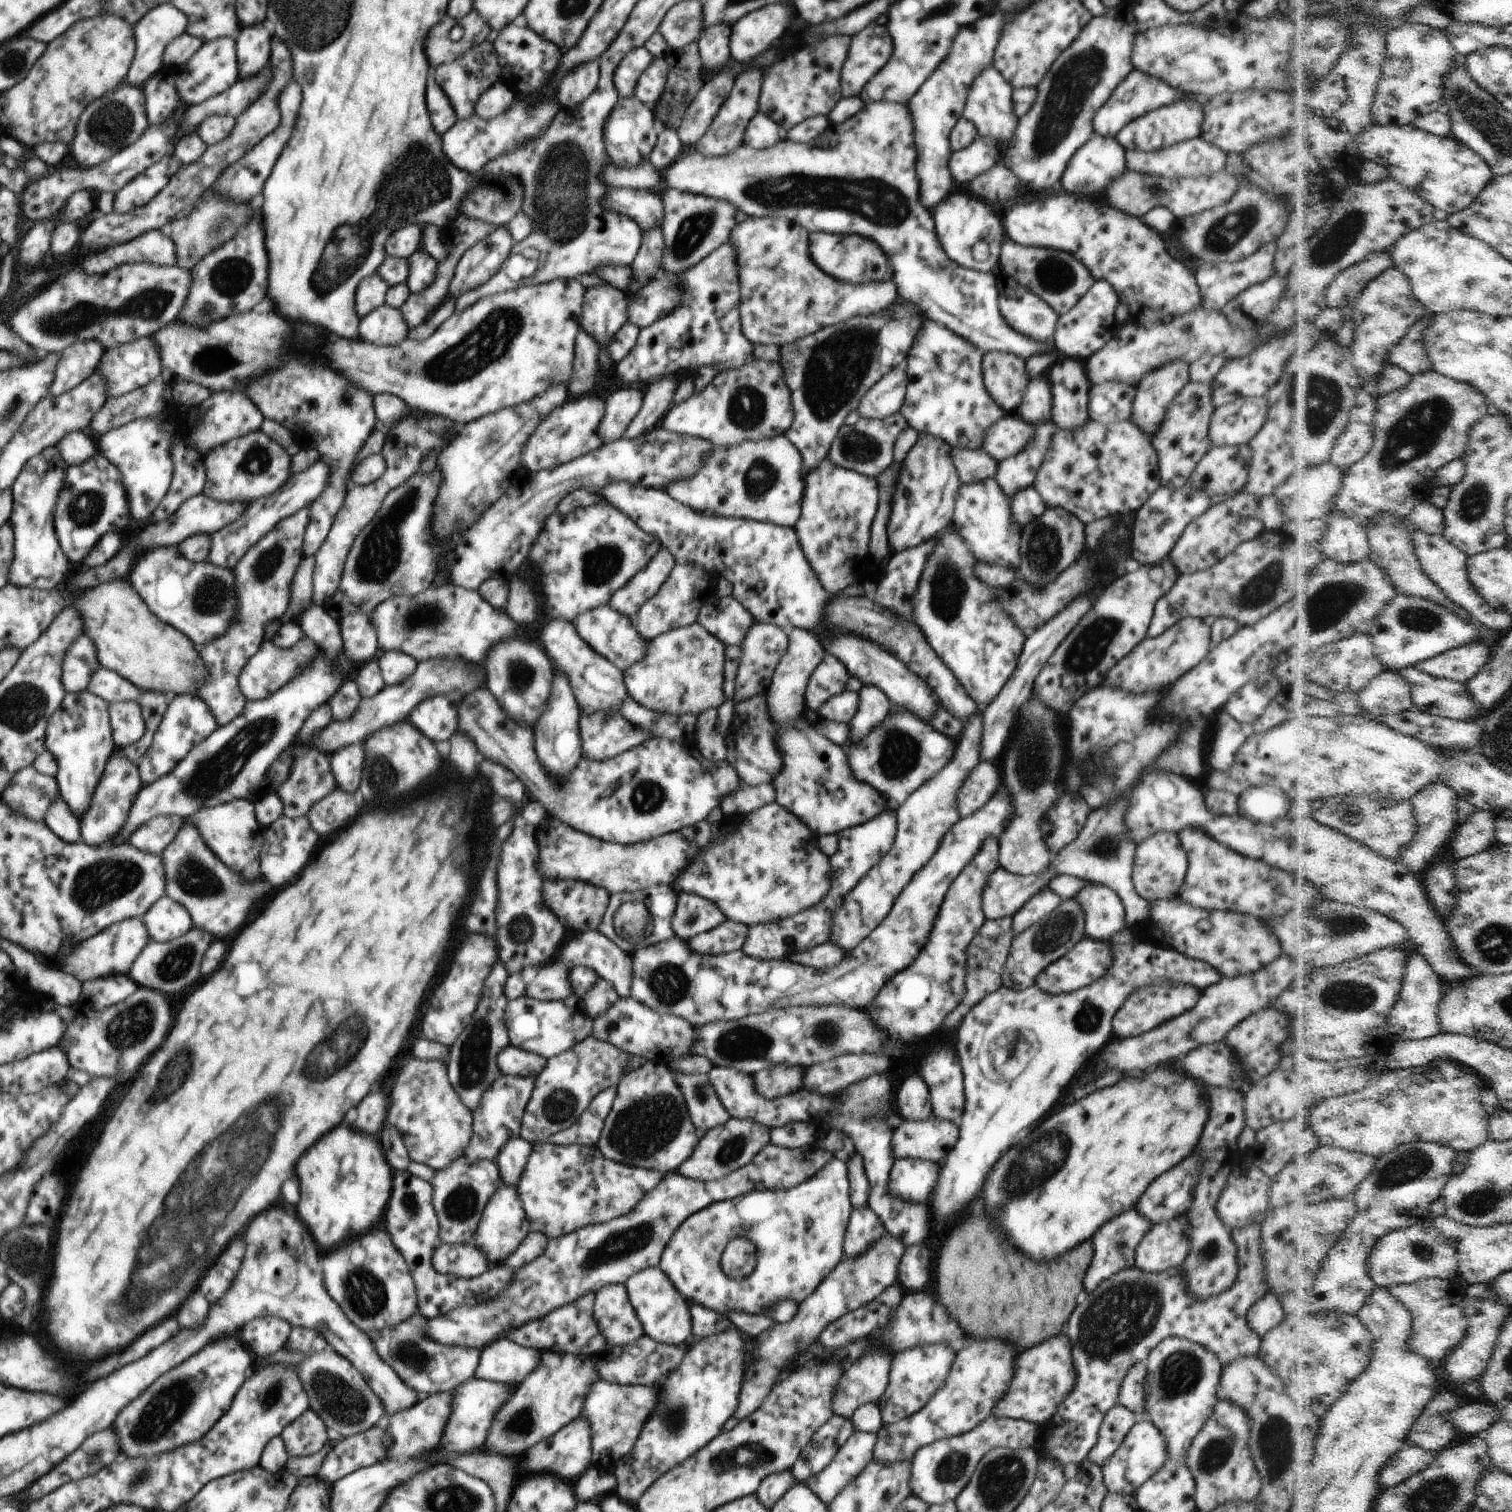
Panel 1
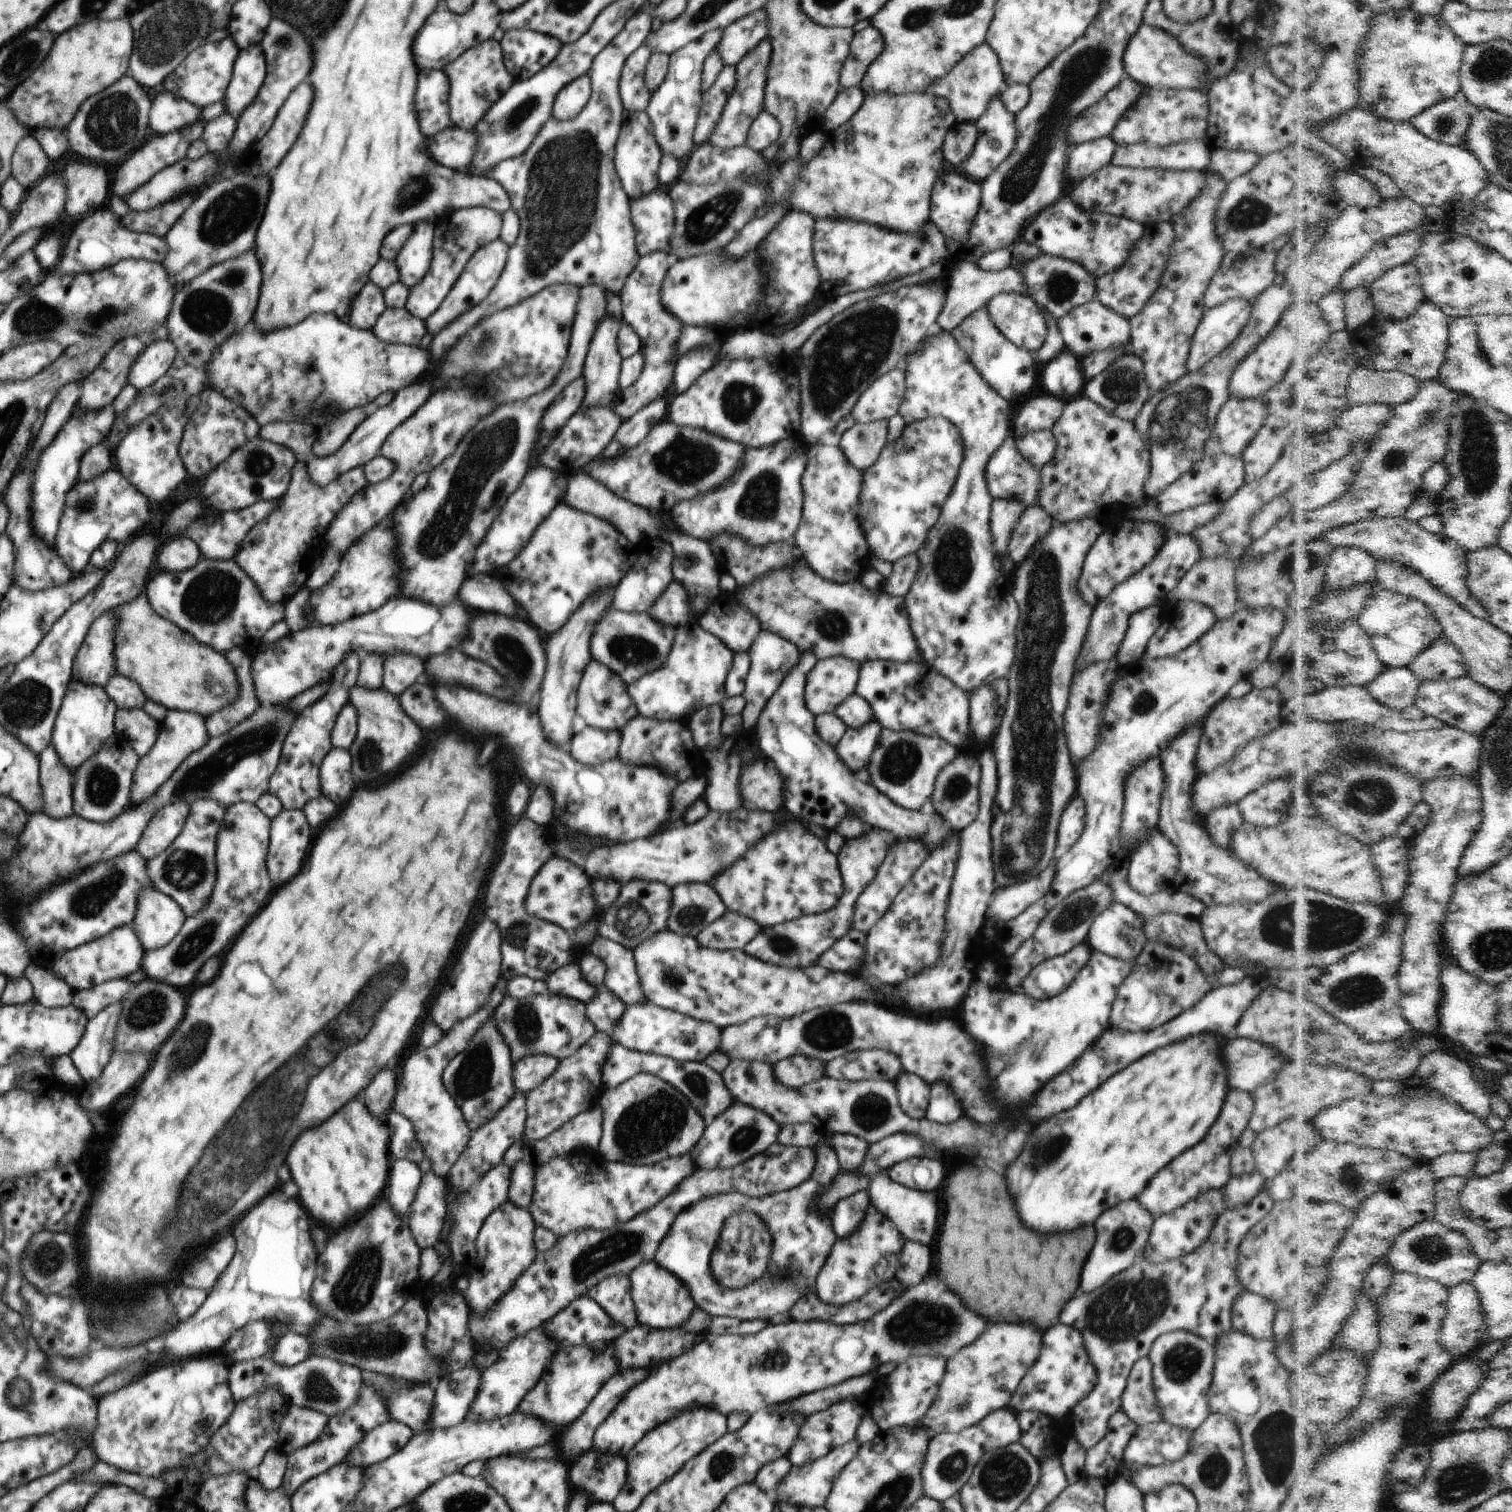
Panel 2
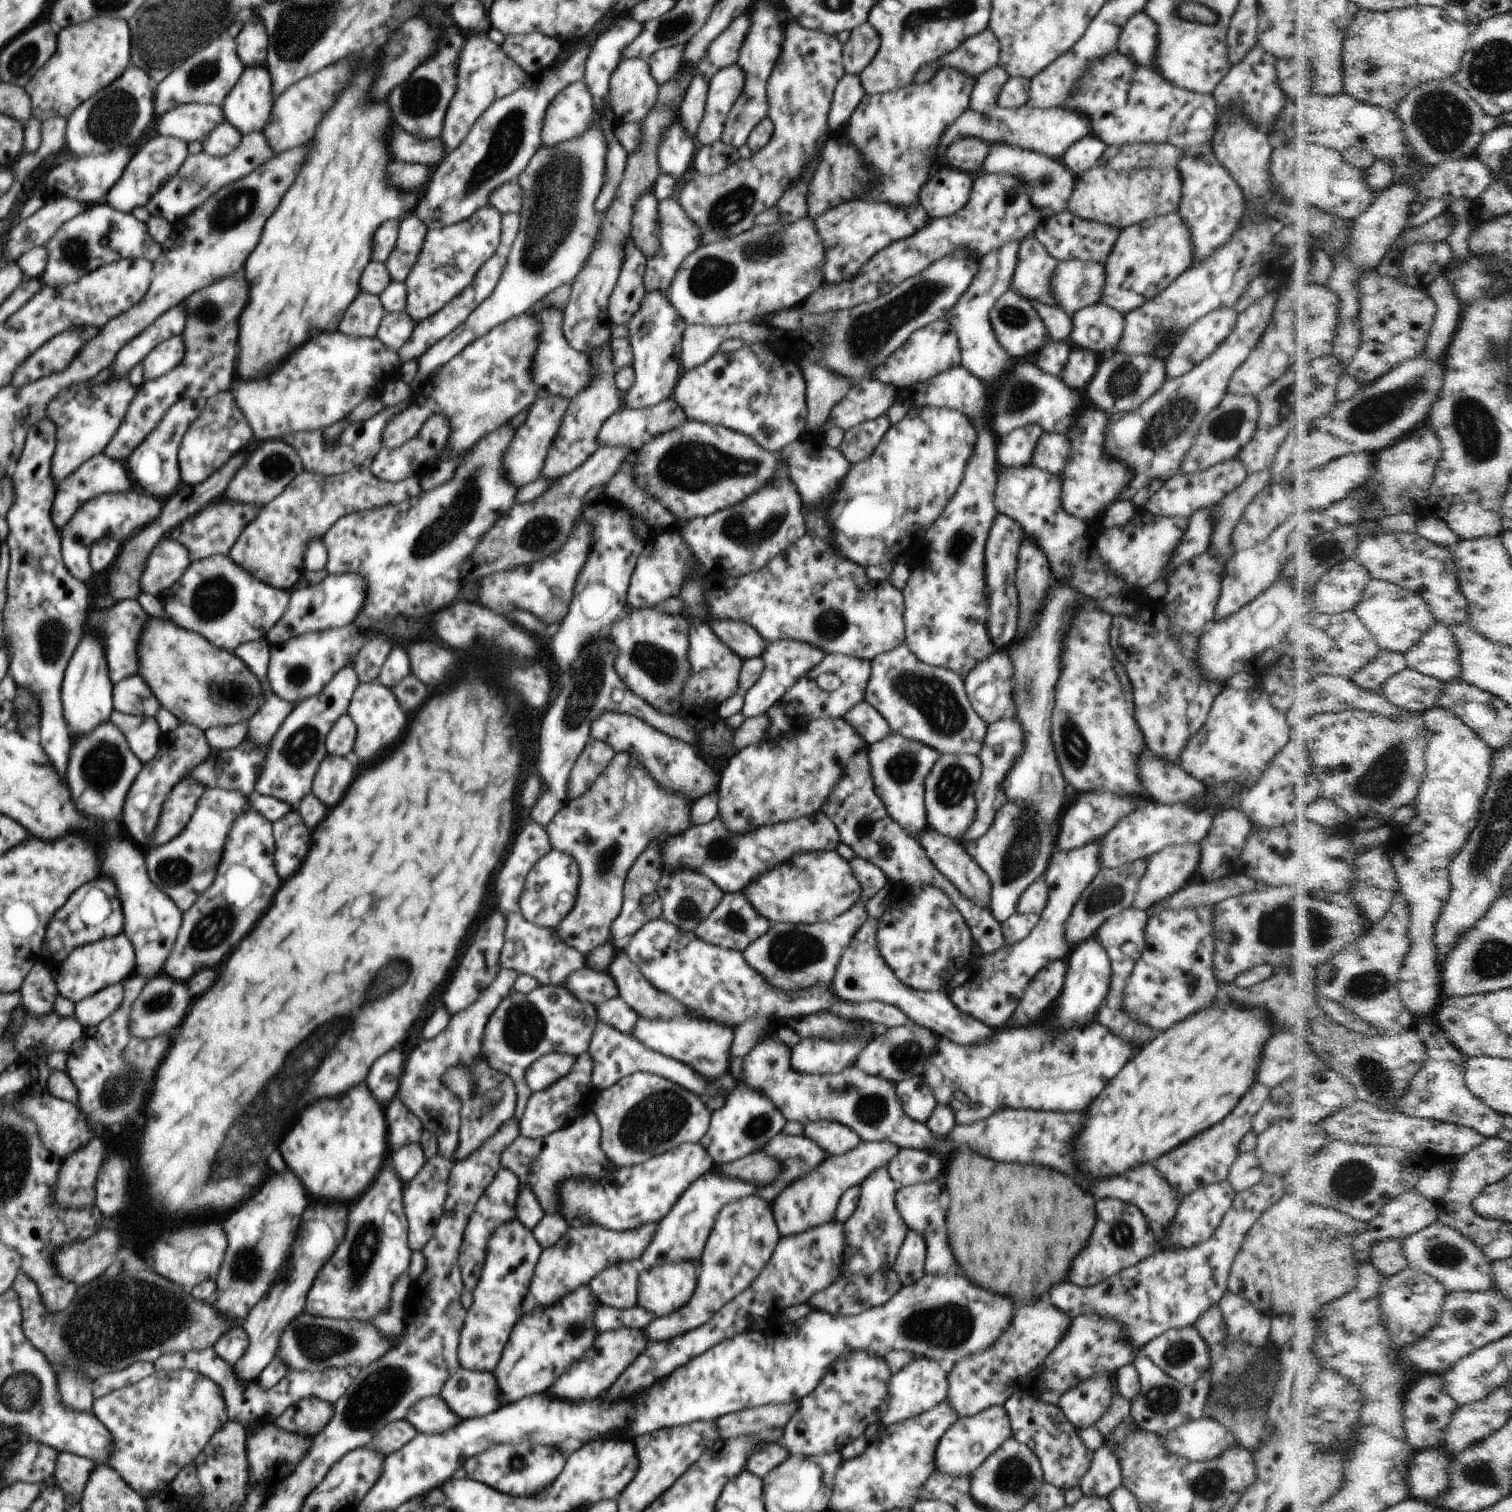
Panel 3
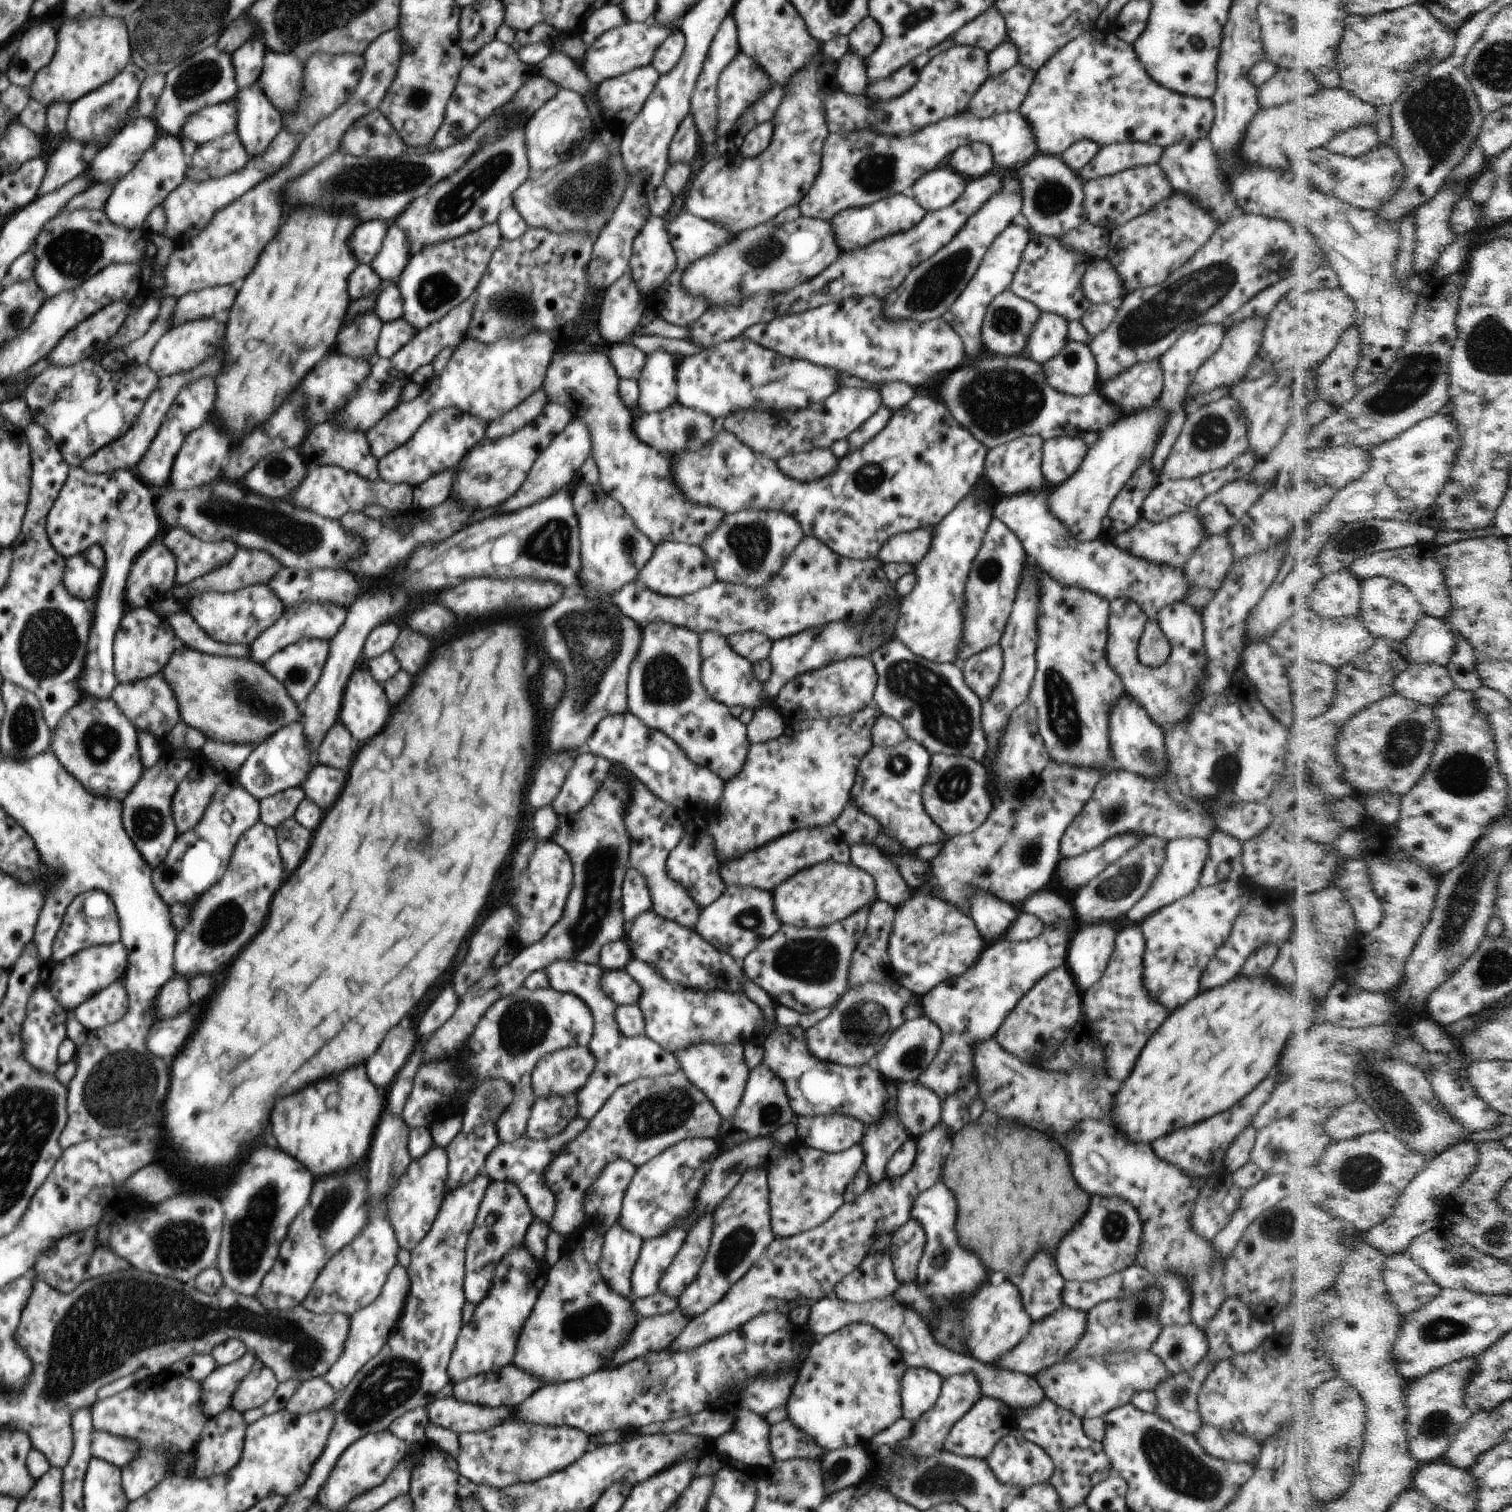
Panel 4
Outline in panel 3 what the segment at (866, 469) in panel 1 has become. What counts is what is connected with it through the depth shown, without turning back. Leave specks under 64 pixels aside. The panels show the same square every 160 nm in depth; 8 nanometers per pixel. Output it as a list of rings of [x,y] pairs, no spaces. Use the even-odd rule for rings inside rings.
[[[884,414],[873,421],[853,426],[845,431],[839,449],[851,463],[860,462],[874,450],[890,425],[889,418]]]

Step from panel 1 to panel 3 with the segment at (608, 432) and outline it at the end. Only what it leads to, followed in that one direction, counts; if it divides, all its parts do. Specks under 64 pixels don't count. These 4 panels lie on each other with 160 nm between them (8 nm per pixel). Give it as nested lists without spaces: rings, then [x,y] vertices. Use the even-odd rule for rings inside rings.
[[[658,291],[647,292],[640,304],[638,312],[626,324],[633,348],[632,368],[635,378],[622,399],[624,405],[631,409],[652,408],[672,396],[681,376],[679,362],[682,357],[683,332],[687,325],[668,299]]]

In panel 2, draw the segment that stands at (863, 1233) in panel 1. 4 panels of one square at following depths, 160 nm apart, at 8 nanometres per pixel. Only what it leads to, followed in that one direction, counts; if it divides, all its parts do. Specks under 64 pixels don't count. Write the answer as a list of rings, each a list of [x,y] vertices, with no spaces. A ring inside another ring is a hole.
[[[867,1190],[855,1192],[849,1197],[839,1200],[830,1212],[834,1232],[837,1237],[847,1237],[853,1234],[858,1225],[861,1225],[865,1212],[871,1202]]]

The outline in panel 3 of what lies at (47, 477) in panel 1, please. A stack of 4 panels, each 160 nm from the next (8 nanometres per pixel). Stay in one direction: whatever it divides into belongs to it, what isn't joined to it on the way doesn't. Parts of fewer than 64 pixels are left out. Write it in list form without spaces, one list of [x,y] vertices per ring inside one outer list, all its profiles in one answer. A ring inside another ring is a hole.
[[[128,377],[92,386],[85,383],[79,382],[62,389],[48,406],[46,418],[50,418],[57,426],[52,472],[58,485],[83,462],[103,452],[122,424],[129,404],[138,390]]]

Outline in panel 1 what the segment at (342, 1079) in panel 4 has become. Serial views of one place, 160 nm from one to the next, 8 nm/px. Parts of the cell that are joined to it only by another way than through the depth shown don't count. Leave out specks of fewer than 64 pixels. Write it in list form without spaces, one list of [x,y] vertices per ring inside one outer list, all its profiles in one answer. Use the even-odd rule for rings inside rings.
[[[338,1124],[302,1154],[296,1174],[302,1186],[296,1215],[322,1248],[334,1248],[336,1242],[345,1243],[384,1224],[394,1170],[374,1136]]]

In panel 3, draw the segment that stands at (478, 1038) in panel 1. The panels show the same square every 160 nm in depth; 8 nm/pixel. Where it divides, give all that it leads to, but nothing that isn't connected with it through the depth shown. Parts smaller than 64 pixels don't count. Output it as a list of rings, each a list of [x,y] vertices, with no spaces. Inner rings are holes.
[[[482,1054],[477,1061],[470,1067],[458,1066],[448,1069],[448,1072],[442,1076],[443,1084],[446,1085],[454,1094],[457,1094],[461,1100],[461,1125],[459,1128],[459,1143],[455,1152],[454,1162],[465,1159],[467,1156],[474,1154],[479,1147],[483,1145],[495,1132],[510,1119],[515,1113],[517,1103],[517,1090],[513,1080],[502,1074],[485,1061]],[[486,1092],[502,1092],[502,1098],[495,1102],[491,1098],[490,1102],[484,1102]]]

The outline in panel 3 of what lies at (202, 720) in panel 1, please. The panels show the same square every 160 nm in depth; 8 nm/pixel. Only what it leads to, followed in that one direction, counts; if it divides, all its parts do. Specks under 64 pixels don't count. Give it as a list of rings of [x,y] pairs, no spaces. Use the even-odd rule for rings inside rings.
[[[180,723],[174,732],[161,734],[160,750],[149,763],[143,765],[143,769],[138,773],[137,779],[127,792],[123,813],[120,816],[121,824],[126,826],[125,833],[142,850],[149,851],[146,845],[149,844],[157,829],[159,816],[169,792],[197,765],[204,762],[211,751],[205,732],[197,726]]]

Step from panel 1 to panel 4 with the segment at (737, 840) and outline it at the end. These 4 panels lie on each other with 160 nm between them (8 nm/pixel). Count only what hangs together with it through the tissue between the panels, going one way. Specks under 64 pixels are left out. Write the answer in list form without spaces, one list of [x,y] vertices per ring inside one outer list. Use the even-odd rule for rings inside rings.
[[[826,861],[805,868],[777,886],[772,894],[775,913],[780,921],[787,925],[811,929],[840,922],[857,910],[872,906],[878,900],[874,878],[865,870],[859,869],[854,861]]]

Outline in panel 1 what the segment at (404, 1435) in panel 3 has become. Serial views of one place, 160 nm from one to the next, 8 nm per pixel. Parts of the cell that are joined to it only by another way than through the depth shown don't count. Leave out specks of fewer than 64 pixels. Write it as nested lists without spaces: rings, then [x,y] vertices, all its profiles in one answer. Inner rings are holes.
[[[384,1423],[376,1424],[338,1441],[326,1455],[315,1479],[332,1485],[354,1471],[388,1458],[385,1430]]]

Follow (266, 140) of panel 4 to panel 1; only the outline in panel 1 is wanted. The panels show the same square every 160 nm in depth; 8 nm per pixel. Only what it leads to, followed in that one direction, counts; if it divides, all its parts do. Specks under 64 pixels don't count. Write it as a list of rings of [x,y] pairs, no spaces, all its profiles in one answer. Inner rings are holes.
[[[262,23],[253,27],[244,27],[239,31],[235,41],[240,78],[255,77],[268,66],[271,55],[271,38],[272,35],[264,30]]]

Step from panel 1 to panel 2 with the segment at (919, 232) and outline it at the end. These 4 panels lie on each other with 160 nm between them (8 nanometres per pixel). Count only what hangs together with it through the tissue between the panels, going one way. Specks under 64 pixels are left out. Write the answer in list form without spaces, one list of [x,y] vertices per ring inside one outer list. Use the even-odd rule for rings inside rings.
[[[878,93],[865,95],[862,106],[852,115],[852,118],[839,126],[832,134],[828,134],[826,146],[810,162],[804,163],[799,154],[794,159],[781,162],[779,156],[772,160],[764,159],[759,152],[753,151],[745,144],[733,149],[721,149],[716,145],[704,143],[700,145],[686,164],[680,179],[692,185],[709,185],[717,182],[741,181],[750,177],[751,181],[762,181],[767,184],[767,202],[765,207],[771,207],[773,202],[788,199],[791,210],[808,213],[814,220],[824,217],[831,219],[852,218],[864,220],[870,224],[880,224],[896,232],[906,234],[923,234],[923,228],[930,218],[930,197],[934,182],[942,174],[945,163],[943,157],[943,142],[950,127],[956,123],[956,117],[950,103],[941,96],[928,93],[890,94]]]

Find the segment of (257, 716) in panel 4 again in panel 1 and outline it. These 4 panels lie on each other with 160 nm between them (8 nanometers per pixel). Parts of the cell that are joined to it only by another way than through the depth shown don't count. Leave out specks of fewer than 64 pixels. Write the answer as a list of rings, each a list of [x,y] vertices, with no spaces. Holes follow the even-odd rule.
[[[114,580],[99,584],[72,605],[82,612],[83,632],[95,644],[102,667],[122,675],[142,692],[197,696],[199,684],[207,678],[207,666],[199,650],[183,632],[152,614],[128,582]]]

